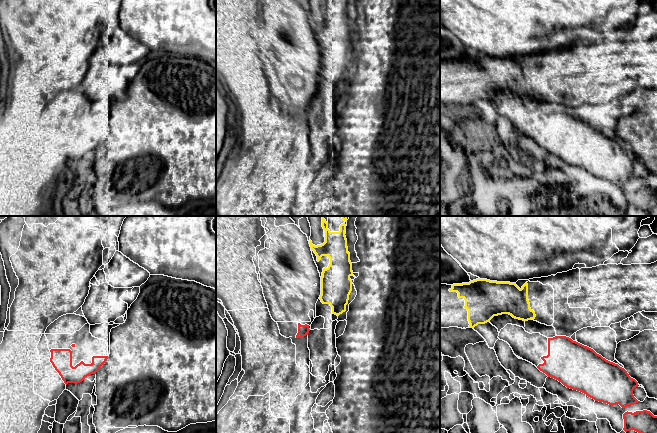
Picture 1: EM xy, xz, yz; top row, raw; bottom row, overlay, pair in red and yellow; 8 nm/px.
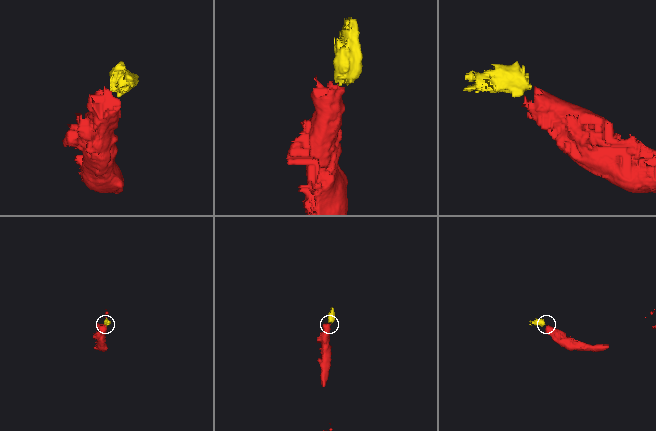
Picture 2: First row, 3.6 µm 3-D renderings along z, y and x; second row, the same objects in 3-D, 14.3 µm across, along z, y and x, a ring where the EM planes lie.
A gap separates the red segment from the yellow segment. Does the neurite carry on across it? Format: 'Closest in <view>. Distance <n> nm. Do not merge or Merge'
Closest in yz. Distance 200 nm. Do not merge

